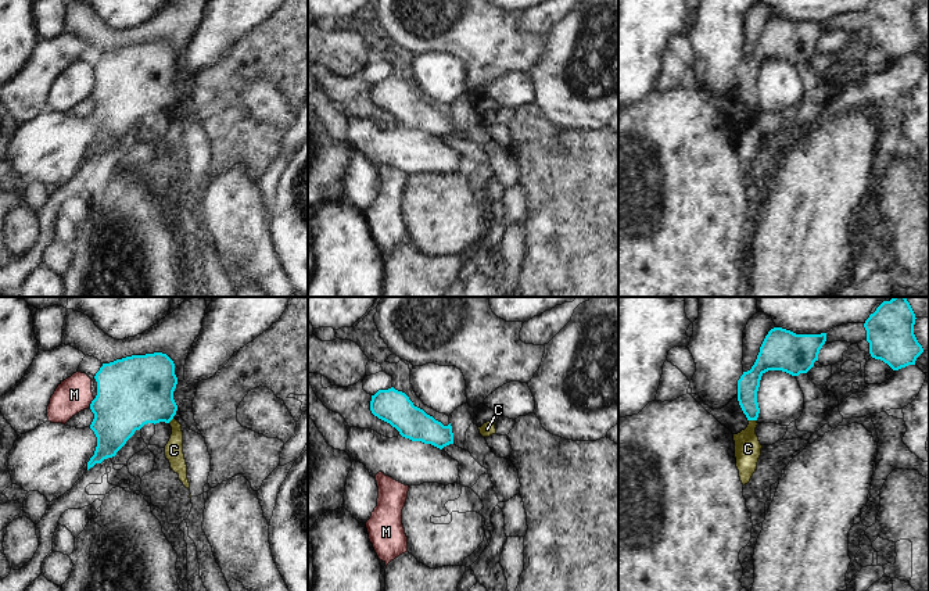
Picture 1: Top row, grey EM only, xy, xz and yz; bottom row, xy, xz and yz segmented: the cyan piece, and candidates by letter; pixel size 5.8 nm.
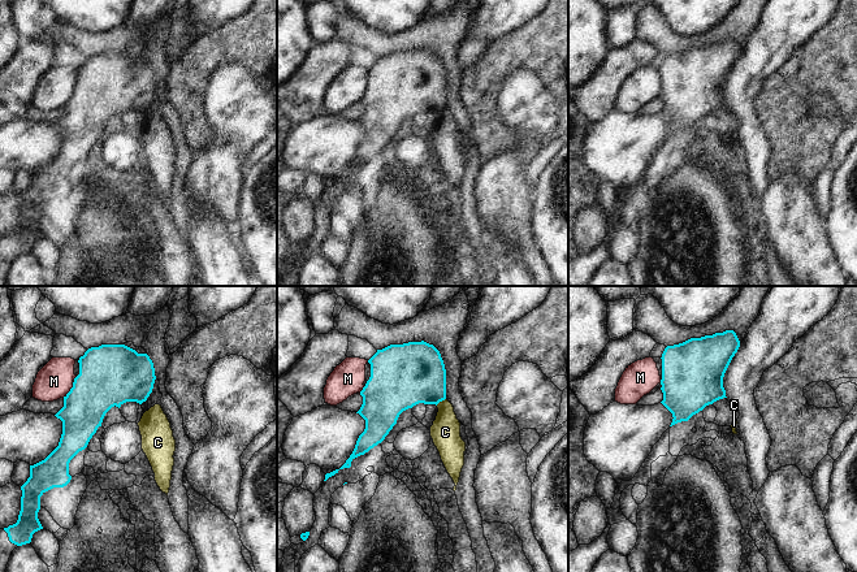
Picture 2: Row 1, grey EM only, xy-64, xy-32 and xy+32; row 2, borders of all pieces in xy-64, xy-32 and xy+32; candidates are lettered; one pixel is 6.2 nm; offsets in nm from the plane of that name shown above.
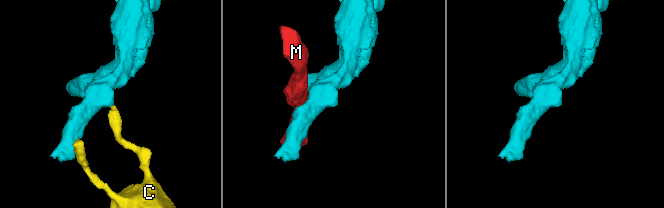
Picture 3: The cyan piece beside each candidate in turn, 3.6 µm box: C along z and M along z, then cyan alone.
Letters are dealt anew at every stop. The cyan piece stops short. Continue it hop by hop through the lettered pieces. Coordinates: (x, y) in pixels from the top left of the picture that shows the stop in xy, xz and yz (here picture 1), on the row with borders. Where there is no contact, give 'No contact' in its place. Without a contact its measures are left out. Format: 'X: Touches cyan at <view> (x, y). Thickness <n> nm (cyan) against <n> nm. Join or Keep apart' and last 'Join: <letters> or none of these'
C: Touches cyan at yz (753, 419). Thickness 130 nm (cyan) against 160 nm. Keep apart
M: Touches cyan at xy (92, 403). Thickness 400 nm (cyan) against 200 nm. Keep apart
Join: none of these

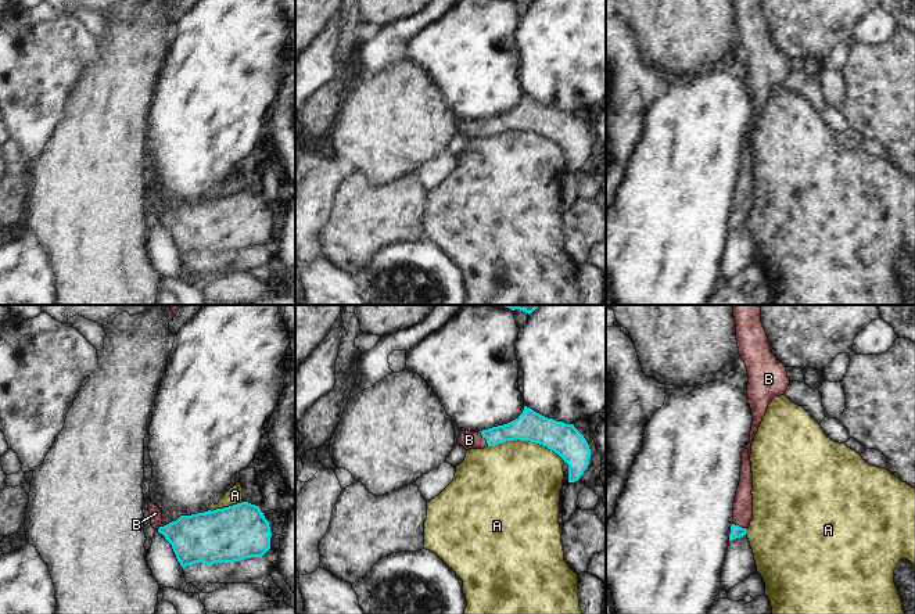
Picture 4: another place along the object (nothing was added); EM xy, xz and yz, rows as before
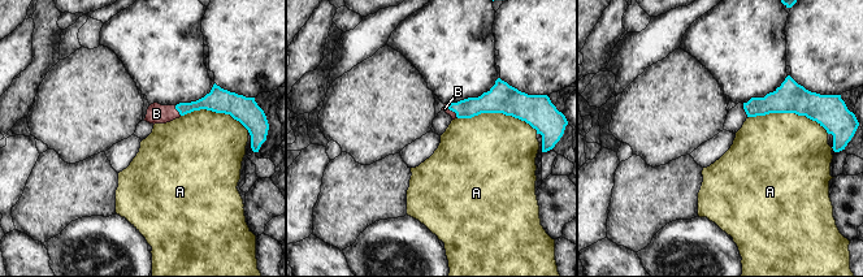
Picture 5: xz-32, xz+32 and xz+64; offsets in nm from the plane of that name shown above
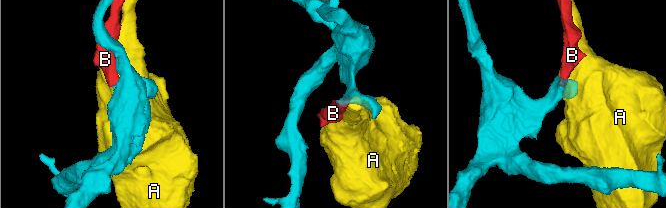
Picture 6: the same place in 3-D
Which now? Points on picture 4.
A: Touches cyan at xz (527, 440). Thickness 190 nm (cyan) against 480 nm. Keep apart
B: Touches cyan at xz (484, 437). Thickness 150 nm (cyan) against 110 nm. Join
Join: B

